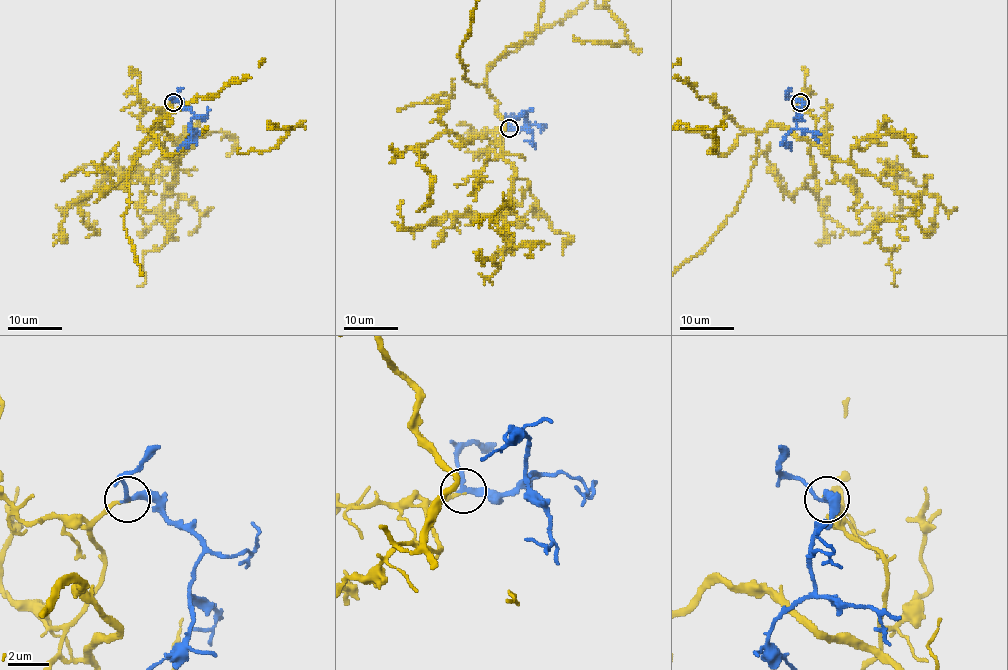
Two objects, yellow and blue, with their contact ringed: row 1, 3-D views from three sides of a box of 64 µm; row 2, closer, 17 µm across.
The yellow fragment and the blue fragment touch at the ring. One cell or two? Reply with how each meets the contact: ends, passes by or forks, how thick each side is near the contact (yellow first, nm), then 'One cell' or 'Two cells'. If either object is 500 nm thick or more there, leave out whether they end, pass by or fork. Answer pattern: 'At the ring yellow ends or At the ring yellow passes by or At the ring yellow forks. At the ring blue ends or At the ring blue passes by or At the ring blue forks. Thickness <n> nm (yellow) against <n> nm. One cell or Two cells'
At the ring yellow ends. At the ring blue passes by. Thickness 120 nm (yellow) against 240 nm. One cell

